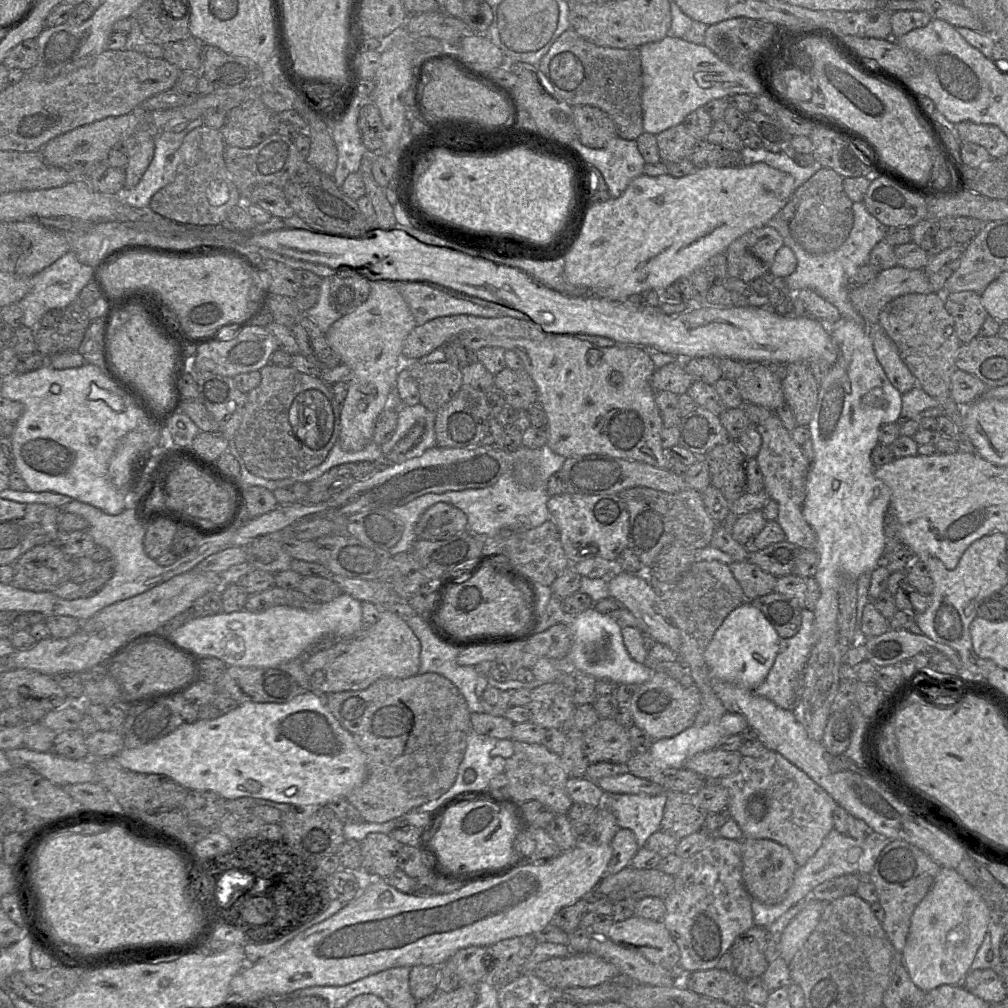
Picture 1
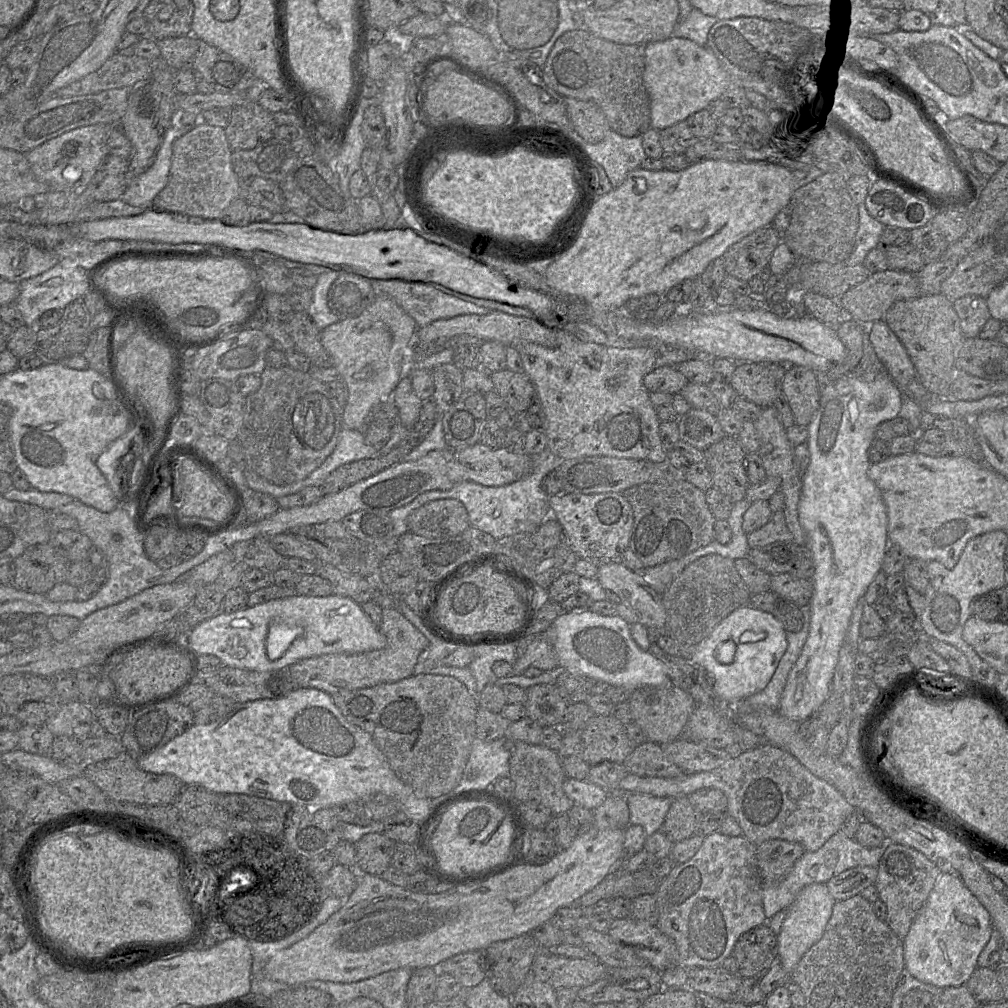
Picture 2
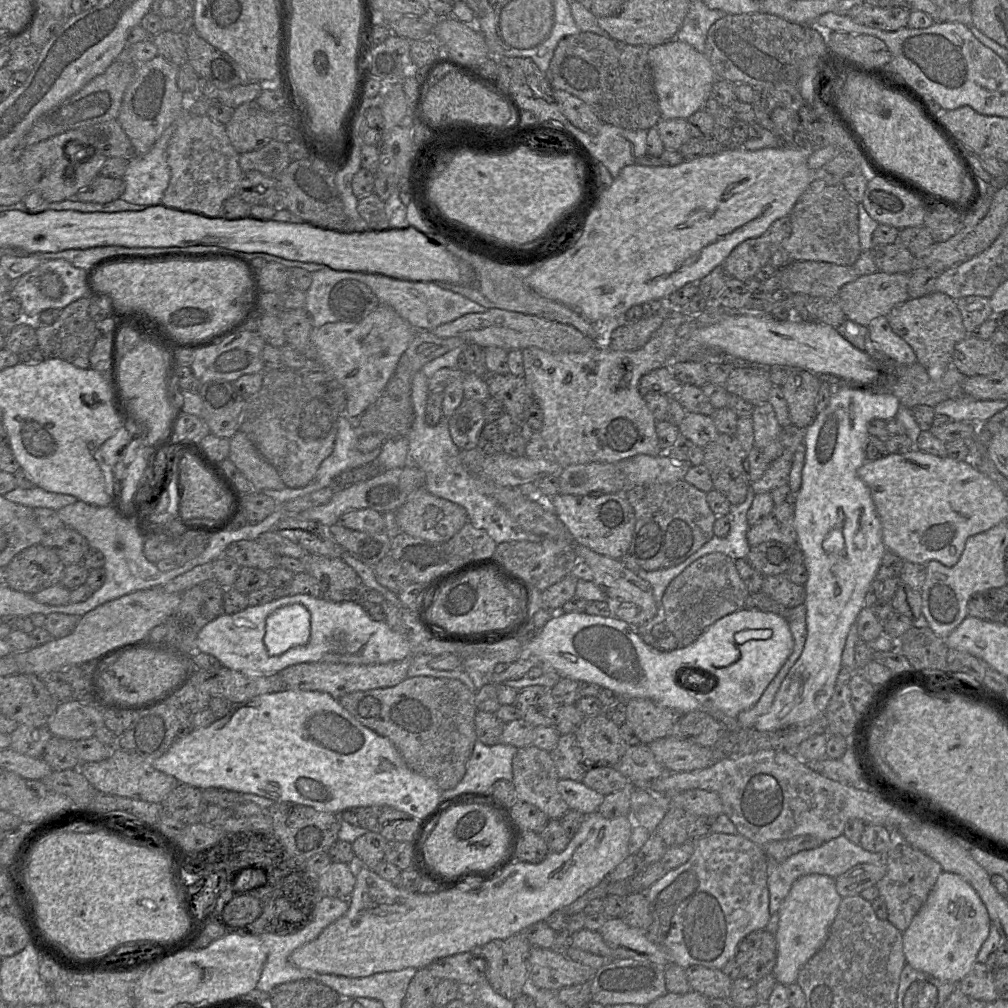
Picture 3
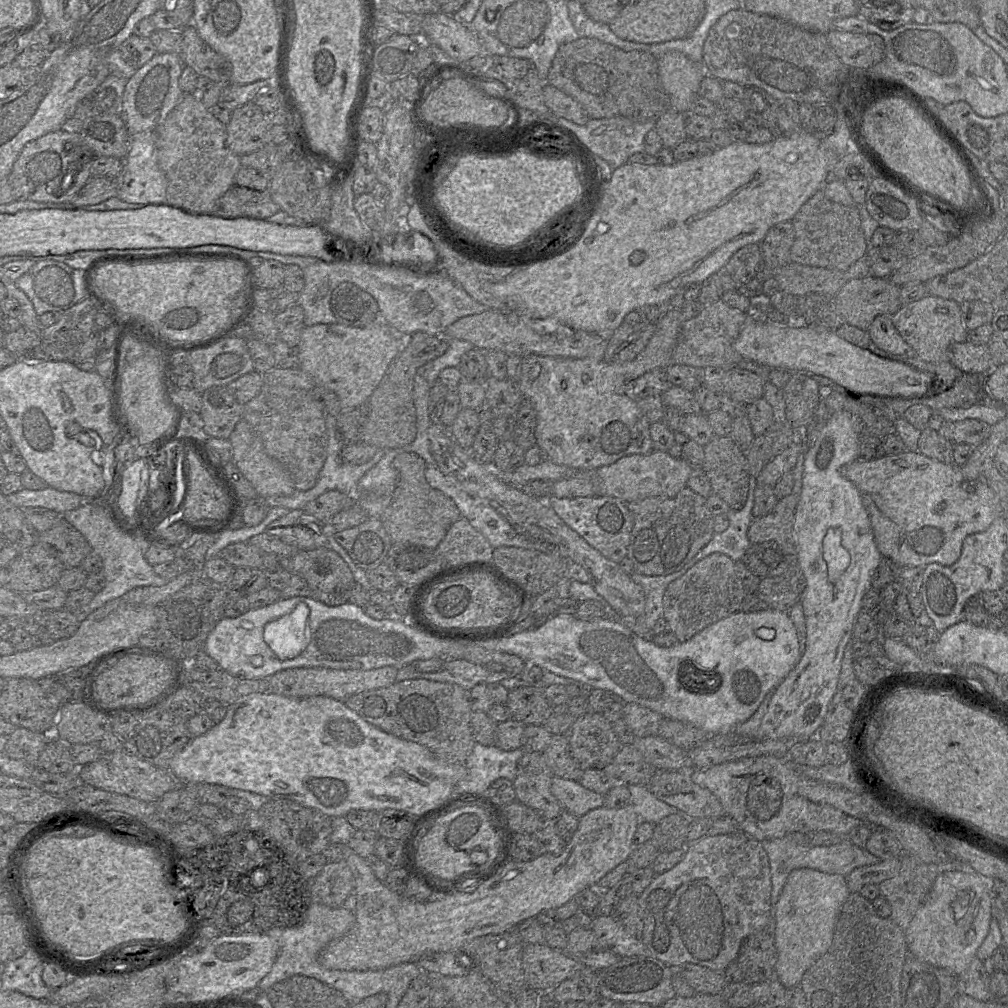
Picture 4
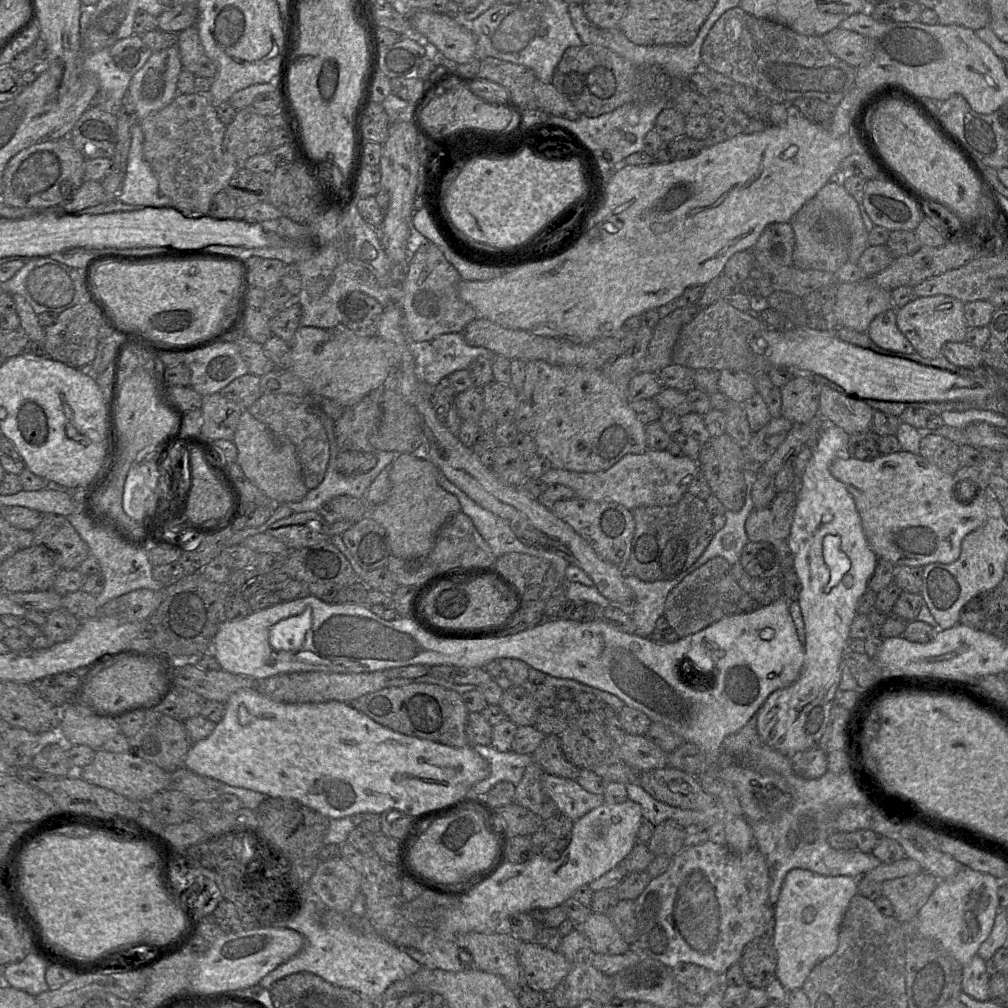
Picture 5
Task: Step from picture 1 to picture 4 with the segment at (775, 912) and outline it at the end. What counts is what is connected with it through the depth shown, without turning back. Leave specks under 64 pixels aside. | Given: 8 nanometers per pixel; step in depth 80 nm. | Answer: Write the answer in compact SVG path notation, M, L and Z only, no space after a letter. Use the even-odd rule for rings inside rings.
M792 832L783 837L761 841L770 864L771 905L774 909L789 874L794 869L811 868L827 874L848 876L854 869L879 863L881 860L866 849L857 847L848 838L831 846L812 846L803 832Z

